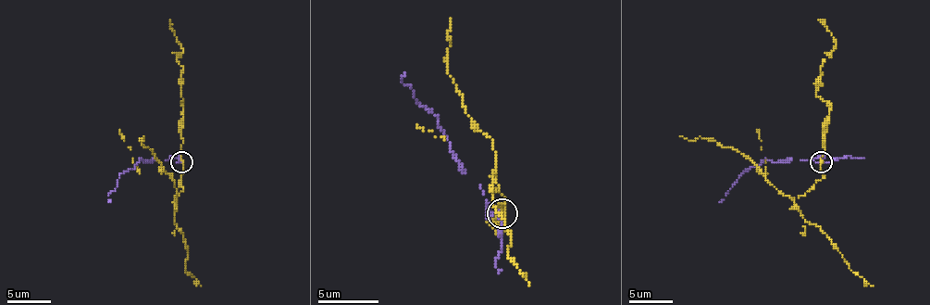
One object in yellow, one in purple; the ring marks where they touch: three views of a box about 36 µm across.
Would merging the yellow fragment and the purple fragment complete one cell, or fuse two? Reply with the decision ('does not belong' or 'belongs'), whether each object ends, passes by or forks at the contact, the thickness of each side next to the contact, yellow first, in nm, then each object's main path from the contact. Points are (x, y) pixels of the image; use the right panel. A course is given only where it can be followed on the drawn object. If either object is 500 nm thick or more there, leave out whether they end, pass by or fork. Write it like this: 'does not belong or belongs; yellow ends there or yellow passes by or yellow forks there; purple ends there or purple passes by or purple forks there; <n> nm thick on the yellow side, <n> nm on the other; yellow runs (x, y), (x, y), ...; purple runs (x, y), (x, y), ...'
does not belong; yellow passes by; purple passes by; 160 nm thick on the yellow side, 140 nm on the other; yellow runs (820, 162), (823, 178), (792, 197), (783, 196), (748, 158), (700, 136), (693, 140), (680, 136); purple runs (820, 162), (774, 162), (765, 158), (741, 175), (719, 202)

